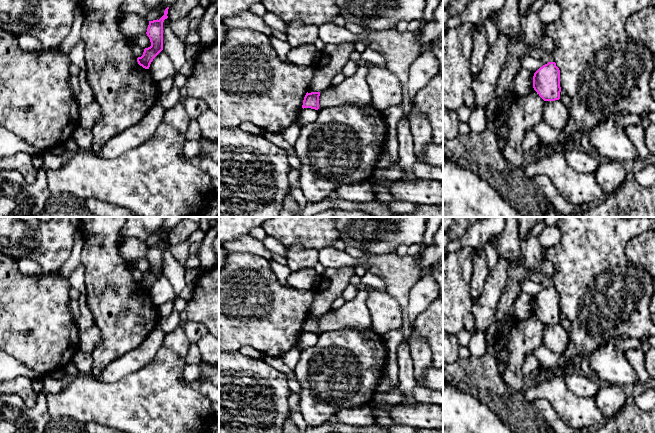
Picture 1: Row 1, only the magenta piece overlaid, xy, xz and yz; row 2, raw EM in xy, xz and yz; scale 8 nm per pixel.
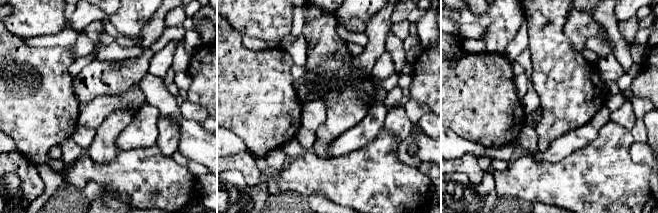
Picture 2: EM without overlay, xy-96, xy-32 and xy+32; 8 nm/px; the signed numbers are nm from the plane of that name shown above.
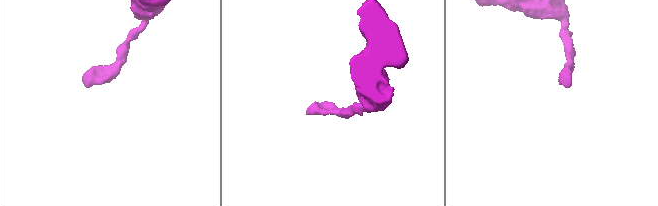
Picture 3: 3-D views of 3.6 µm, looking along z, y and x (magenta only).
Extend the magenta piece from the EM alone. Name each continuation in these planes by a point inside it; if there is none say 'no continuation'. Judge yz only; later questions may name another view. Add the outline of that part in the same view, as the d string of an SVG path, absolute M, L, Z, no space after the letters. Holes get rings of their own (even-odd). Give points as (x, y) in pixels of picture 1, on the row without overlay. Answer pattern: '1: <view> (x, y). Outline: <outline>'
no continuation

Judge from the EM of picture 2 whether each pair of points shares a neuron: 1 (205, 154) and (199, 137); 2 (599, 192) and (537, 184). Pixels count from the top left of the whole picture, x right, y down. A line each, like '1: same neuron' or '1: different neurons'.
1: same neuron
2: same neuron

